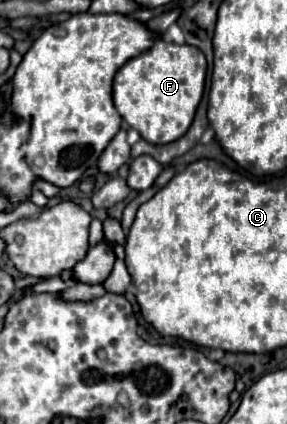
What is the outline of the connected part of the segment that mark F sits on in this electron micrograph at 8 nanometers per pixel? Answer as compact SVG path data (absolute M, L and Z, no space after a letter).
M155 40L147 52L131 58L117 72L113 86L115 108L147 142L159 146L175 142L189 130L195 118L205 88L205 74L207 60L199 48Z

